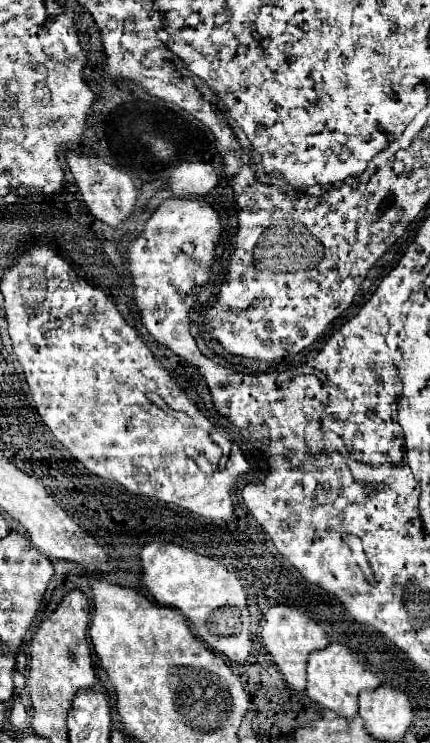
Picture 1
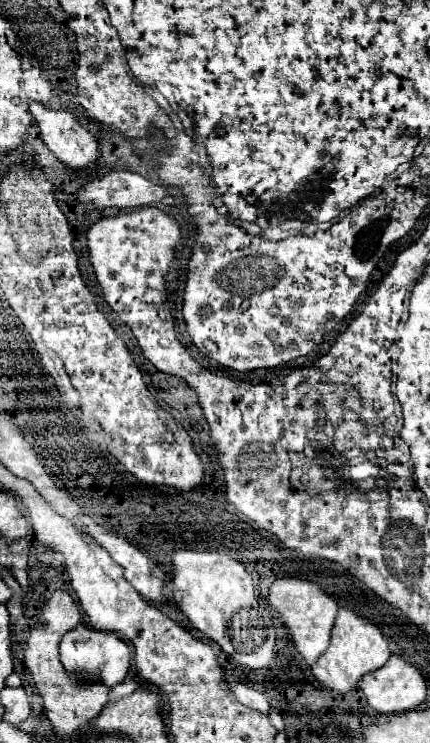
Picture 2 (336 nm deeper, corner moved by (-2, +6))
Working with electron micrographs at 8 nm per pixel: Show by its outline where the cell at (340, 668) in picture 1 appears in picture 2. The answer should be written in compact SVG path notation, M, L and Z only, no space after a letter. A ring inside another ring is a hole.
M339 610L333 632L331 632L331 644L319 656L315 666L311 666L311 672L319 680L319 684L323 684L325 688L329 688L337 694L347 694L353 688L357 688L359 680L365 674L385 666L389 656L391 656L391 652L389 652L387 640L373 622L357 616L351 610Z

